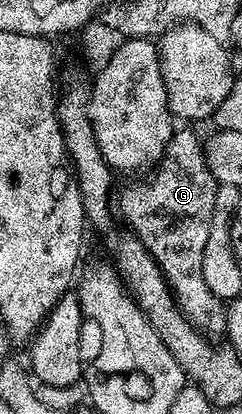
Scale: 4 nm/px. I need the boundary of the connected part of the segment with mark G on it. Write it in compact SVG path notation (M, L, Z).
M177 128L164 158L151 170L149 177L152 178L145 185L136 179L121 193L119 190L119 216L128 220L127 228L146 246L164 272L184 316L201 331L220 333L224 328L225 306L208 290L206 279L202 279L202 250L210 235L217 184L204 158L201 138L196 138L188 129Z

